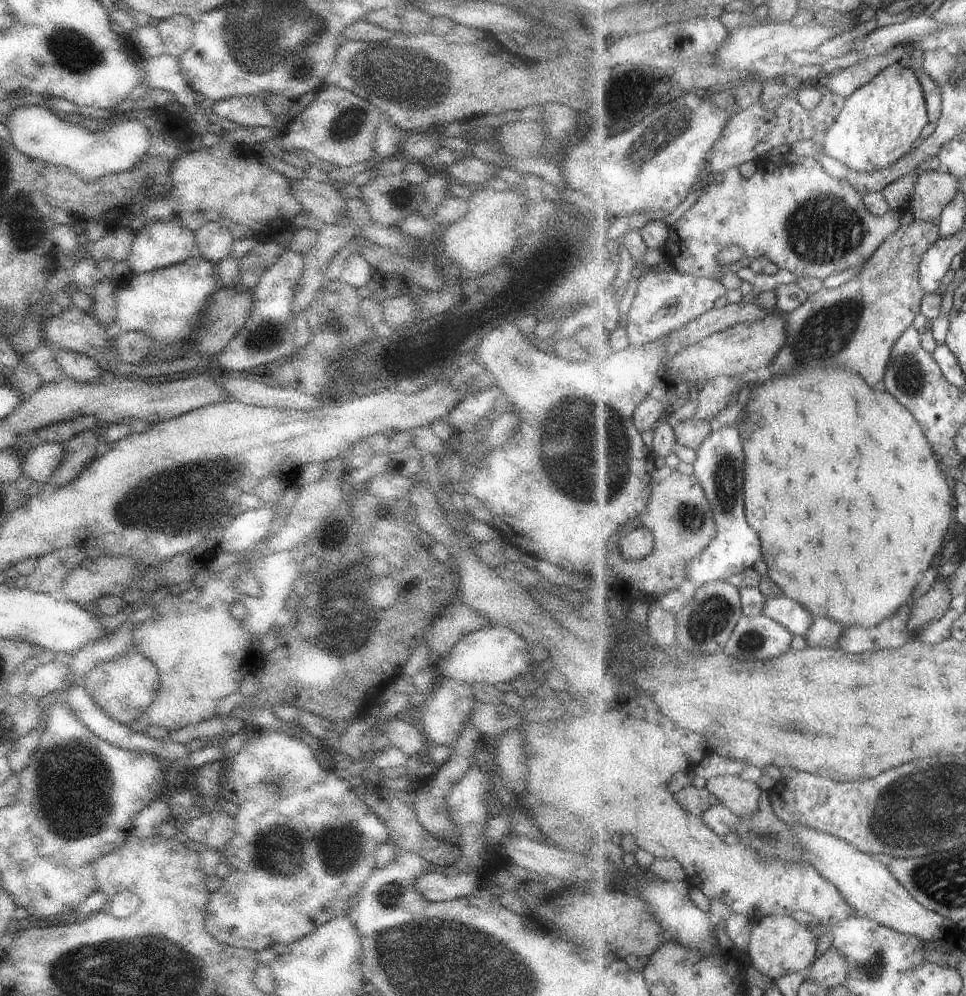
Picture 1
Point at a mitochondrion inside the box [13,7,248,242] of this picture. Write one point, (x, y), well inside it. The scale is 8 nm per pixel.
(76, 52)

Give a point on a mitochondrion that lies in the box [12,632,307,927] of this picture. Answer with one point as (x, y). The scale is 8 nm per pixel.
(76, 795)

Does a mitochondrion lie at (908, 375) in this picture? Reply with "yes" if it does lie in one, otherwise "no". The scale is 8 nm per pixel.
yes

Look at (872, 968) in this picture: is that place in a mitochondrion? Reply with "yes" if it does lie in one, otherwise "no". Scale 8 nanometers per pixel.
yes

